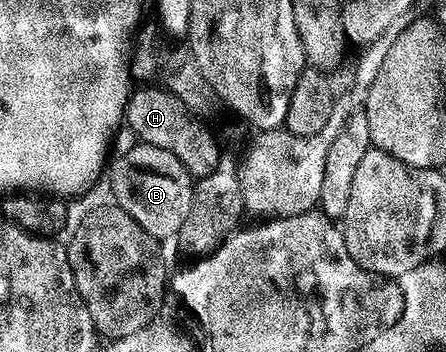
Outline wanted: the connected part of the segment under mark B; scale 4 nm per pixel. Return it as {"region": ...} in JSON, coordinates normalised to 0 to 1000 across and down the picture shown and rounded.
{"region":[[[303,403],[300,418],[285,423],[276,440],[265,440],[244,455],[242,497],[247,486],[247,543],[256,551],[253,574],[323,662],[332,662],[343,679],[370,685],[388,682],[399,665],[404,639],[413,634],[413,616],[422,611],[422,594],[428,582],[430,548],[435,545],[435,520],[430,503],[377,435],[377,423],[350,423],[350,412]]]}

